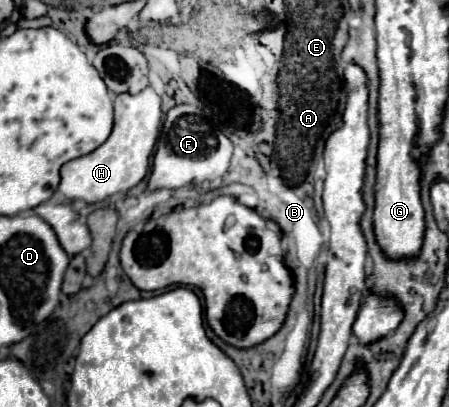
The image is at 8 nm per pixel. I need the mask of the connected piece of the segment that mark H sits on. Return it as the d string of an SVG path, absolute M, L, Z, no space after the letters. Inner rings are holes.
M147 86L139 94L117 94L115 96L115 126L111 136L87 156L69 160L61 168L59 190L69 200L97 202L117 192L125 192L137 186L149 172L149 162L155 150L155 142L161 130L161 98Z

